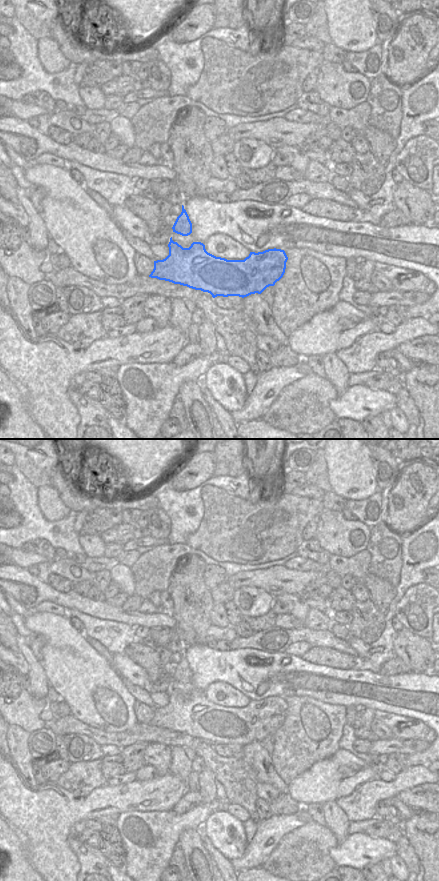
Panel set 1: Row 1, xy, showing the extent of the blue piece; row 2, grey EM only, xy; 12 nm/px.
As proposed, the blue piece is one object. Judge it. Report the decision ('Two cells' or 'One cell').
One cell

